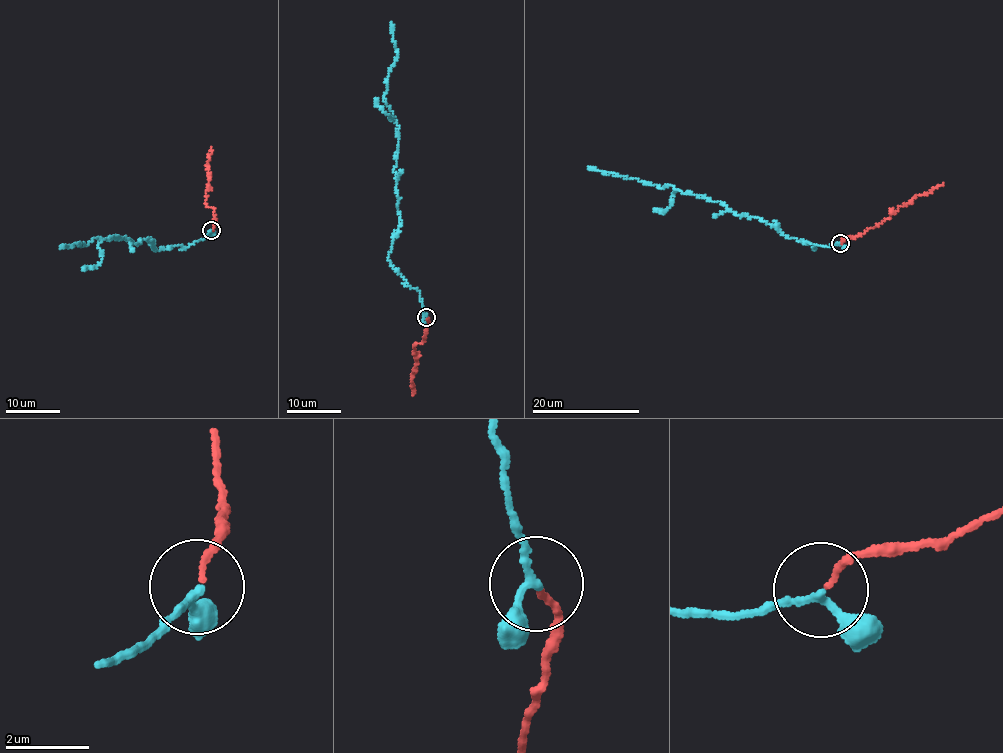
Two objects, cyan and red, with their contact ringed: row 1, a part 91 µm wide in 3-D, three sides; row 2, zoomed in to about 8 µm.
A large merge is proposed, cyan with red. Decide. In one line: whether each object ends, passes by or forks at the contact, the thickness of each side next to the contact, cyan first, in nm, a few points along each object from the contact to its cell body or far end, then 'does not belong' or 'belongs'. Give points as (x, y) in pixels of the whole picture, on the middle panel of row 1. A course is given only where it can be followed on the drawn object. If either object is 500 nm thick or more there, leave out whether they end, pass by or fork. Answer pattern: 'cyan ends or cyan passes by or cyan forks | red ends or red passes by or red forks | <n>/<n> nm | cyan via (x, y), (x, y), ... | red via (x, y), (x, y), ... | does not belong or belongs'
cyan passes by | red ends | 170/130 nm | cyan via (426, 317), (419, 291), (389, 258), (401, 224), (394, 170), (398, 128), (384, 98), (397, 55), (392, 23) | red via (426, 318), (426, 333), (414, 348), (418, 361), (412, 377), (413, 394) | belongs

